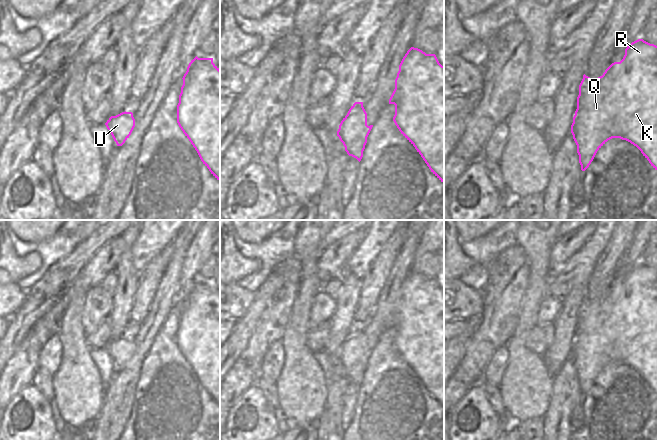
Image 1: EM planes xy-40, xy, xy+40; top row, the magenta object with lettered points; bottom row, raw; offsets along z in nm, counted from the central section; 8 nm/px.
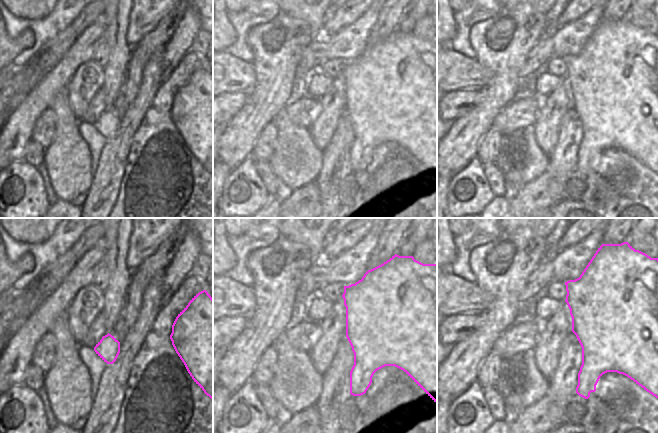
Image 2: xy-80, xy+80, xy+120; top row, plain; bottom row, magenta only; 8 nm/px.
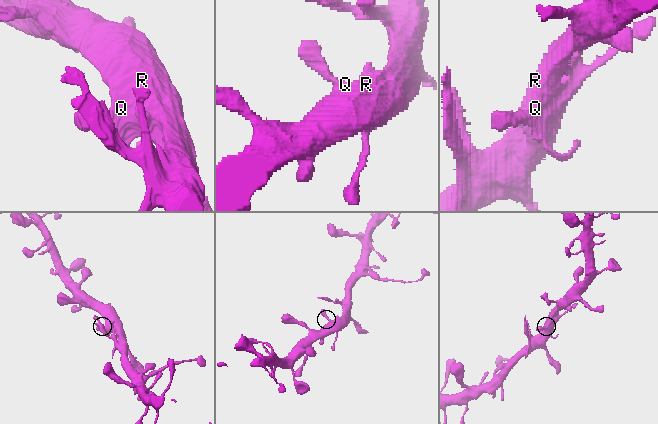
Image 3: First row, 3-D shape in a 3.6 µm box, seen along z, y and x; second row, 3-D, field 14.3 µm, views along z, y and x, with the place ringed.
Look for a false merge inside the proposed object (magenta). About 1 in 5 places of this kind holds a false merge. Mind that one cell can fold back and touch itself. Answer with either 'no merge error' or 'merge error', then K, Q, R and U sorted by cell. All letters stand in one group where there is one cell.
no merge error; K Q R U

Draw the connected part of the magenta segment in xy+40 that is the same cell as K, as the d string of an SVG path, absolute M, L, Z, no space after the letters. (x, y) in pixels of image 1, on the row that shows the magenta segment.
M638 39L627 46L620 62L612 63L598 78L583 75L579 85L577 109L571 125L581 170L585 171L597 151L610 139L620 138L636 146L657 170L657 46Z

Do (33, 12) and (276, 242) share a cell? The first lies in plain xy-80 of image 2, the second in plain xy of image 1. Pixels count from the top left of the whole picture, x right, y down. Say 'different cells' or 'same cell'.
different cells

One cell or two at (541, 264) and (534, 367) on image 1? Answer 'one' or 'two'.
one

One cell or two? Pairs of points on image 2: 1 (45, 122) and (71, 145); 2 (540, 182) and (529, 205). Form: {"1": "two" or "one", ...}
{"1": "two", "2": "one"}

